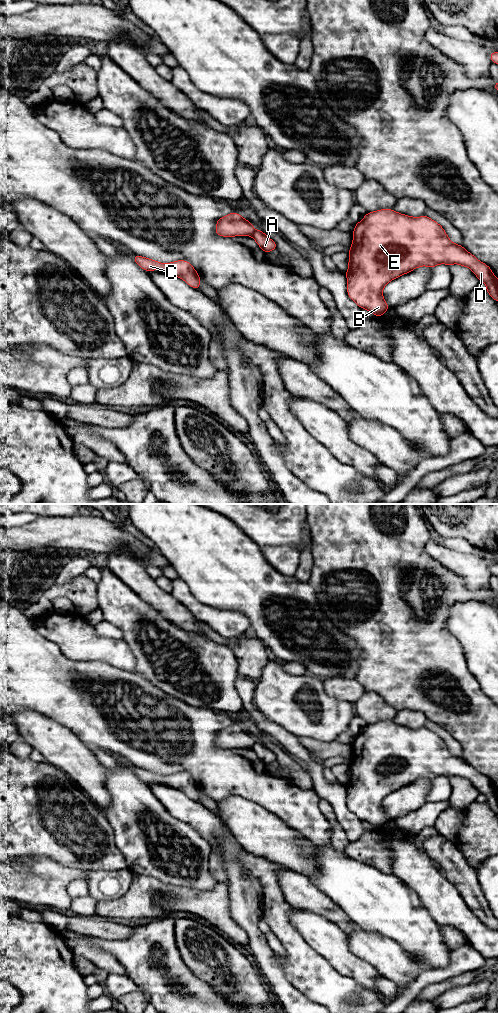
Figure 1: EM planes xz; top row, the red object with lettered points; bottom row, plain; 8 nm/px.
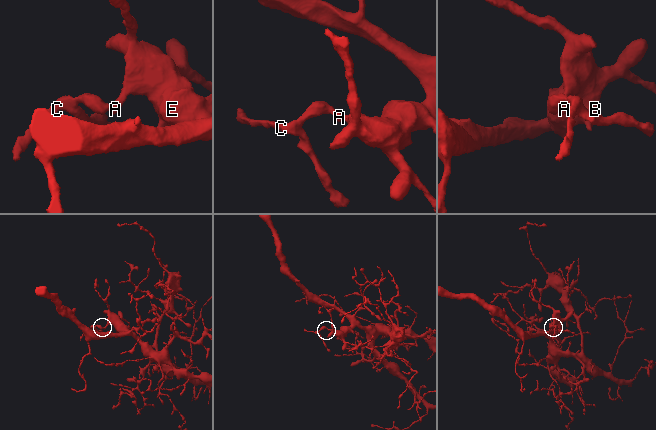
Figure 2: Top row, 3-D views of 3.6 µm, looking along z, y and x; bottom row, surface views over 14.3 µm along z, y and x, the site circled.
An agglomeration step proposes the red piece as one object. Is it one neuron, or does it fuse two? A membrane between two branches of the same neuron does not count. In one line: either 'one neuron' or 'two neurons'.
two neurons

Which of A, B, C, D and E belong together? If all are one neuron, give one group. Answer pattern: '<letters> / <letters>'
A B D E / C

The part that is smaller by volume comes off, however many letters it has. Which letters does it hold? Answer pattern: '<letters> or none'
C

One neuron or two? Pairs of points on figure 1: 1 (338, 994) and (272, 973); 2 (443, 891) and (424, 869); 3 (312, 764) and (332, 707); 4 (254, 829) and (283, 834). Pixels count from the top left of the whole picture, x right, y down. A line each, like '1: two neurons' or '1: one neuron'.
1: two neurons
2: one neuron
3: two neurons
4: one neuron

